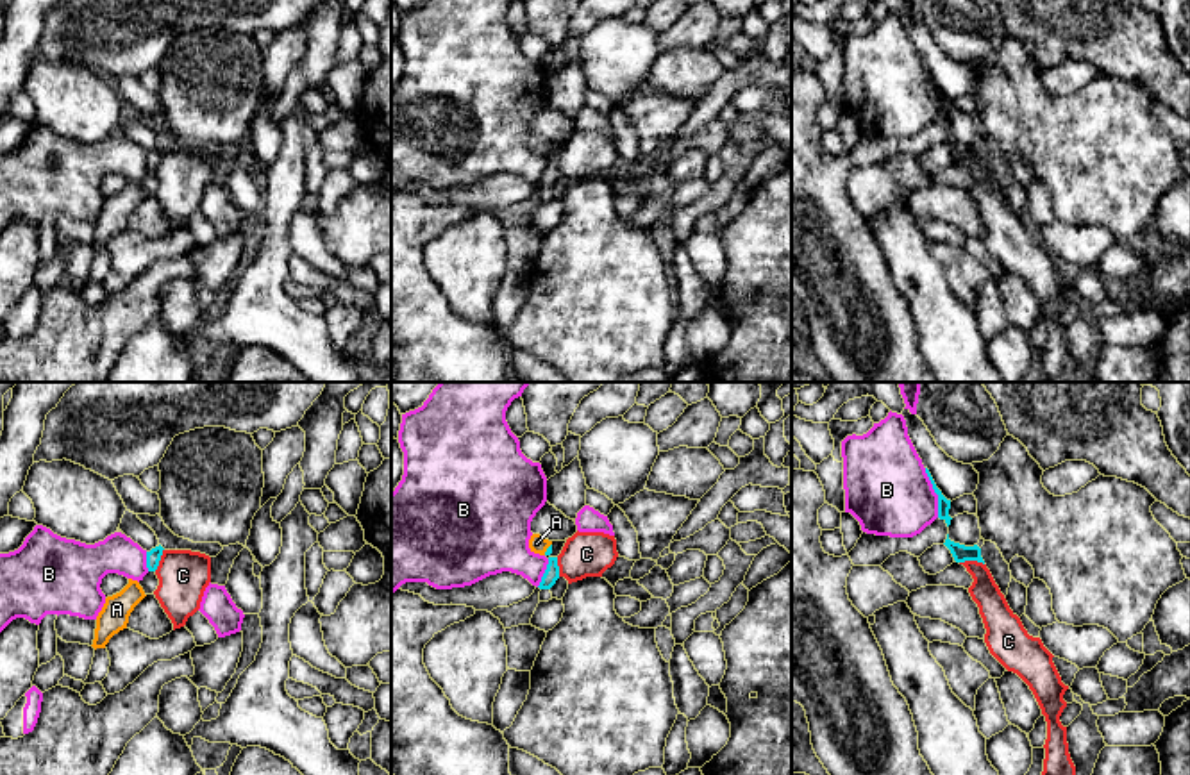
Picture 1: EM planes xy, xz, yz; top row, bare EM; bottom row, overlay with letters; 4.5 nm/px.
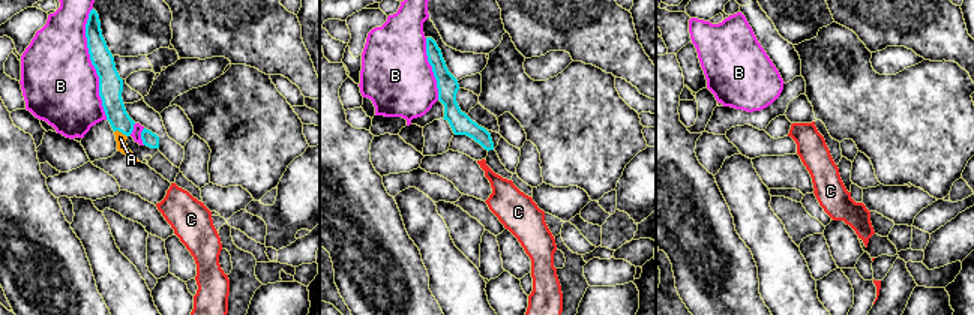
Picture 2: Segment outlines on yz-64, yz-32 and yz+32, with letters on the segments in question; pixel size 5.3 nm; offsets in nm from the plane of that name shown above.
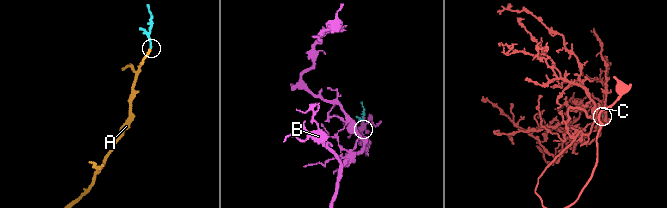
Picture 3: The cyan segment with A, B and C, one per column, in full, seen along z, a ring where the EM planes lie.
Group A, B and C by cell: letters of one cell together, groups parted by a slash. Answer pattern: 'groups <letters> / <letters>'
groups A / B / C

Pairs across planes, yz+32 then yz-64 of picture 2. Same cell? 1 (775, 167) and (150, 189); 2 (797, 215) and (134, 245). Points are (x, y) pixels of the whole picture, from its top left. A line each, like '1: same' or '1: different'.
1: same
2: same

